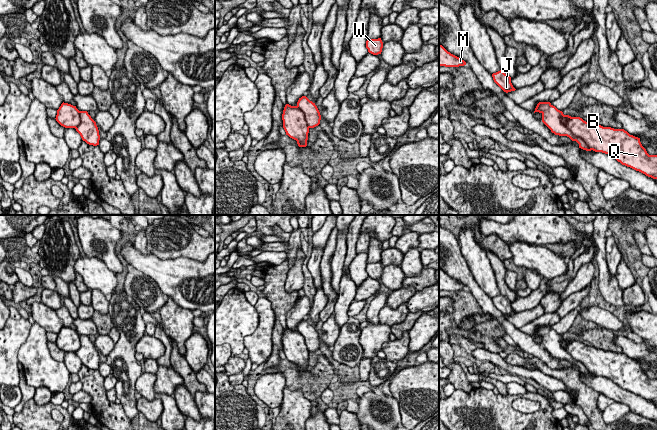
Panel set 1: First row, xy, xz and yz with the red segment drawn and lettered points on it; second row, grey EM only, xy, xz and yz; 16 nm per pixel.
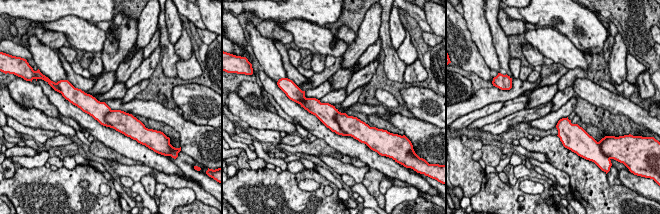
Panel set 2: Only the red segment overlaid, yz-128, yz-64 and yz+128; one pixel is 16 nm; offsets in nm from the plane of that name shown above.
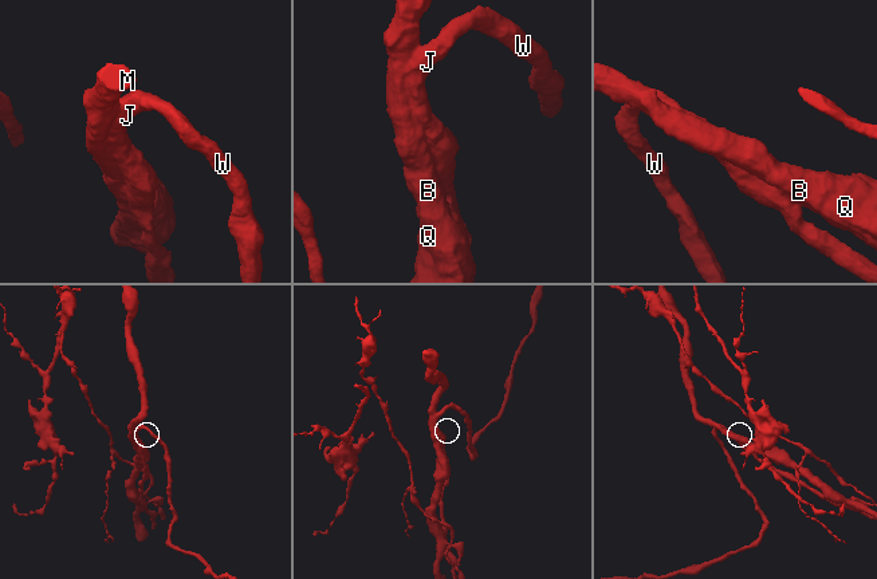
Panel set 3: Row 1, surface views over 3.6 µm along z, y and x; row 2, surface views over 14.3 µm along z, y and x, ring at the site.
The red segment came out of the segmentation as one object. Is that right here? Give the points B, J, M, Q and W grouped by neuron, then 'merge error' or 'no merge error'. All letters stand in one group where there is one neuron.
groups B J M Q W; no merge error

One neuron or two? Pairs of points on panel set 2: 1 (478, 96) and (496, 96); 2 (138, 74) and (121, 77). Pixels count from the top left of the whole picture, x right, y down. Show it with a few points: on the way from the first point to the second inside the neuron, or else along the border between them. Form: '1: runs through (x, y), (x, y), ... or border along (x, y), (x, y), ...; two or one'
1: runs through (482, 96), (492, 96); one
2: border along (143, 60), (125, 82); two

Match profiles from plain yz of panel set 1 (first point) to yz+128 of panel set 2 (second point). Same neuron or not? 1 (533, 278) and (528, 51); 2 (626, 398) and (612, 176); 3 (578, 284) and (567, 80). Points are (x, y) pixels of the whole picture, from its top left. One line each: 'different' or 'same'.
1: same
2: different
3: same

